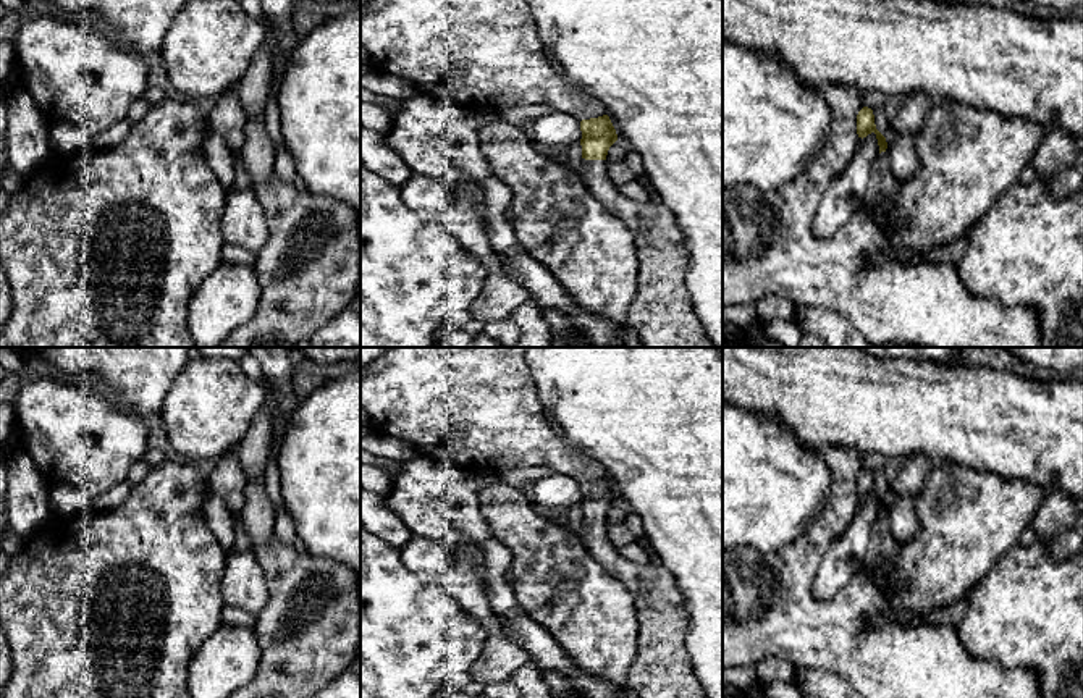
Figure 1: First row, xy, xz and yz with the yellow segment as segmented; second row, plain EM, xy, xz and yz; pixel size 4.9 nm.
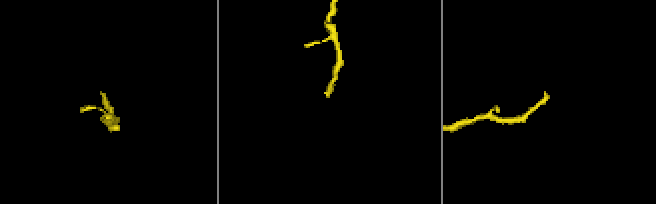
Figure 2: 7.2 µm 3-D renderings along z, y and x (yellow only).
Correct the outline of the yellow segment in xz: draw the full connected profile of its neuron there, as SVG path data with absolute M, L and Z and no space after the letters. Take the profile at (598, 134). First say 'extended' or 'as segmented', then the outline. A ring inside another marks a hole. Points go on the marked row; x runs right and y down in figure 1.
extended | M608 115L582 120L580 131L582 165L579 174L596 200L629 228L637 247L637 294L629 307L627 323L634 326L643 347L714 347L693 310L687 289L690 255L674 213L655 197L648 202L624 197L609 179L606 155L617 141L617 134Z

